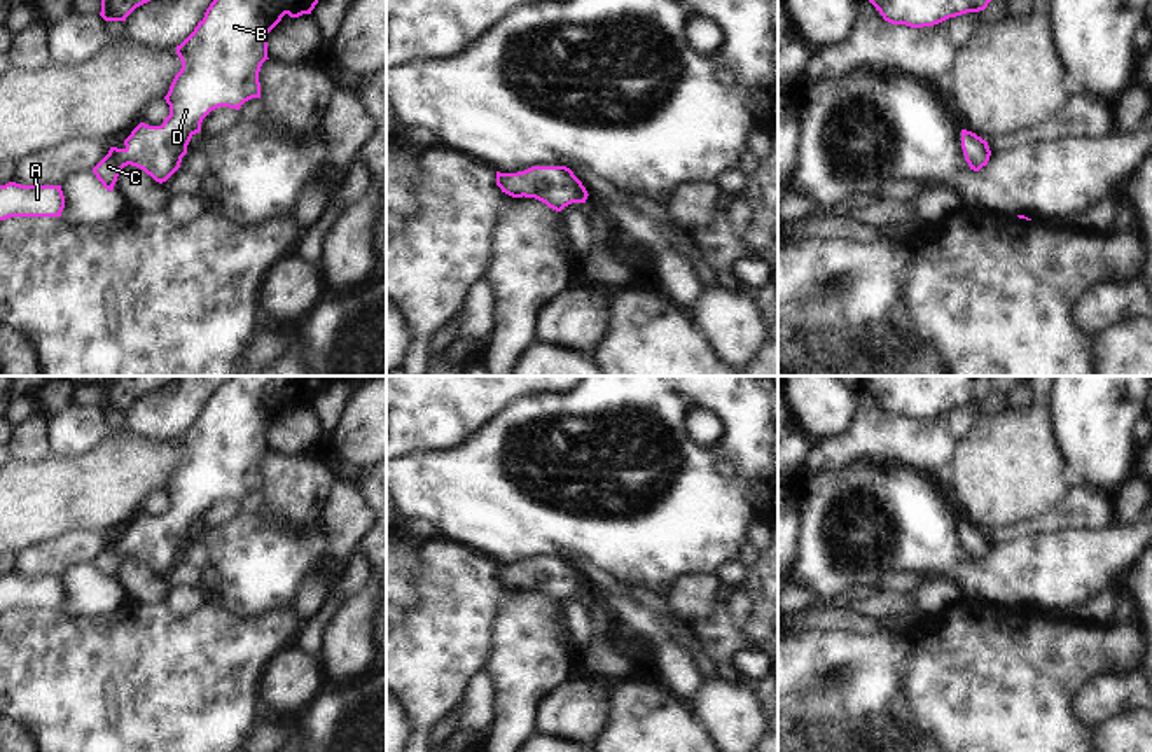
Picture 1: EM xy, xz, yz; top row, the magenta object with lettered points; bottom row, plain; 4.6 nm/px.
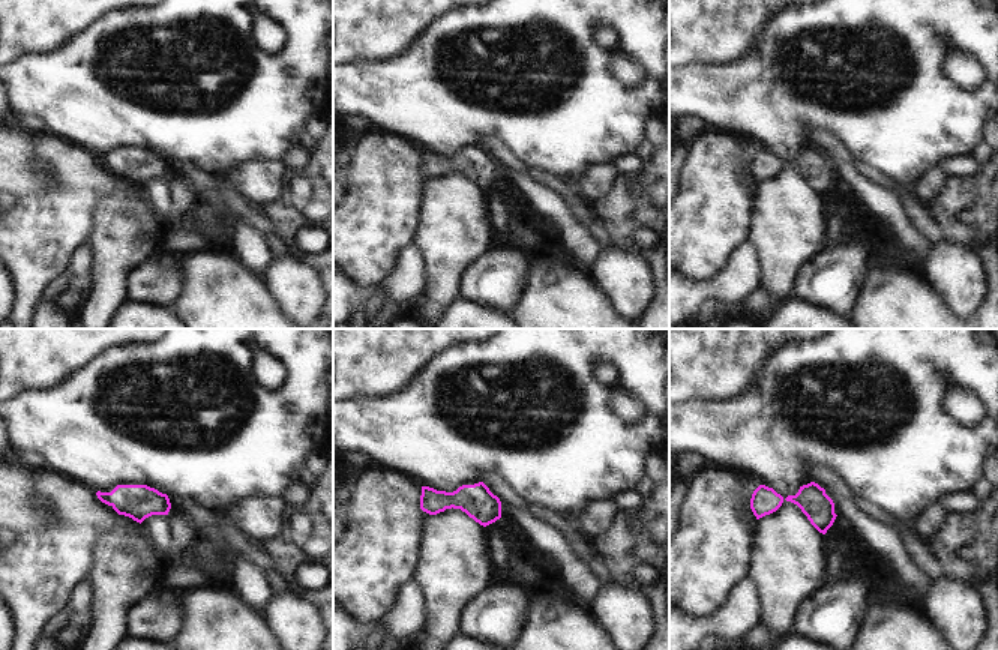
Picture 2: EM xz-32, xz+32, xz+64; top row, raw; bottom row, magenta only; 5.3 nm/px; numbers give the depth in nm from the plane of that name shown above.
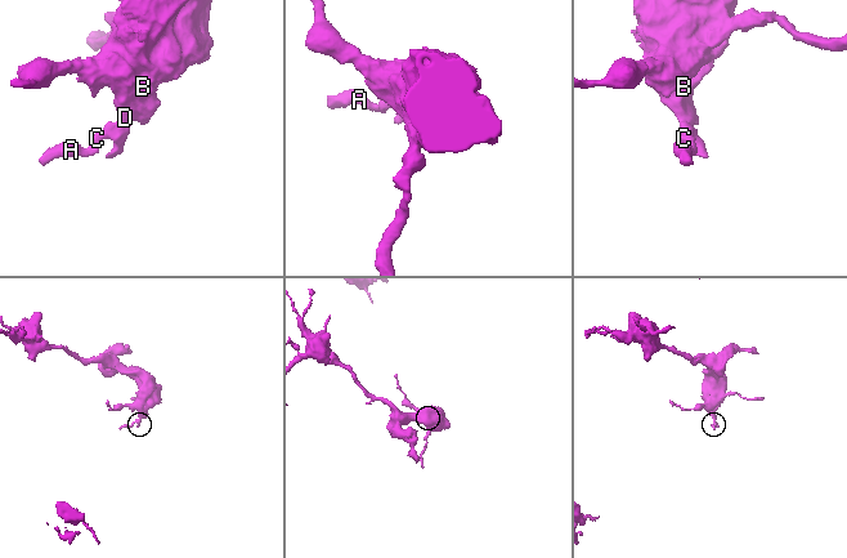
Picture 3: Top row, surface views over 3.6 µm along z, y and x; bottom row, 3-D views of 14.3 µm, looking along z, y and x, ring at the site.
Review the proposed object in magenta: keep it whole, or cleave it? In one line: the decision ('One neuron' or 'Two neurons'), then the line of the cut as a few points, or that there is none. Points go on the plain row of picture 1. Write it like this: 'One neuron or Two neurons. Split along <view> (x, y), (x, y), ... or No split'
One neuron. No split.

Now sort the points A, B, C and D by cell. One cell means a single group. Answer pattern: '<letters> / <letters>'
A B C D

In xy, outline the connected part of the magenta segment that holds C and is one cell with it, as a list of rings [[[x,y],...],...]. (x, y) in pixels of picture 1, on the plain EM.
[[[231,376],[206,400],[194,423],[177,437],[182,453],[168,486],[170,507],[161,518],[140,514],[124,532],[124,540],[110,539],[93,560],[96,570],[110,584],[121,561],[128,556],[143,561],[156,574],[166,574],[187,546],[191,530],[201,523],[203,511],[219,498],[239,498],[260,490],[259,463],[267,449],[267,425],[285,406],[299,409],[311,406],[318,392],[346,376]]]

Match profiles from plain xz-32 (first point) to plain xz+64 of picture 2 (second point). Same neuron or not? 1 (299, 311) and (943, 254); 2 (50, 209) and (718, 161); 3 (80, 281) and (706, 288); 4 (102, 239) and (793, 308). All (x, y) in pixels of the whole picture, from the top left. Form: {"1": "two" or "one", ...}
{"1": "one", "2": "one", "3": "one", "4": "two"}

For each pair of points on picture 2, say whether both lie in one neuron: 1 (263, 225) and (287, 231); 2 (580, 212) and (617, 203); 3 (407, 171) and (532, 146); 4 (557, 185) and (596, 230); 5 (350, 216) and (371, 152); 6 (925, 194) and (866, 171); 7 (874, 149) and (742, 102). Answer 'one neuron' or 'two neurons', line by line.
1: two neurons
2: two neurons
3: two neurons
4: one neuron
5: one neuron
6: two neurons
7: one neuron

